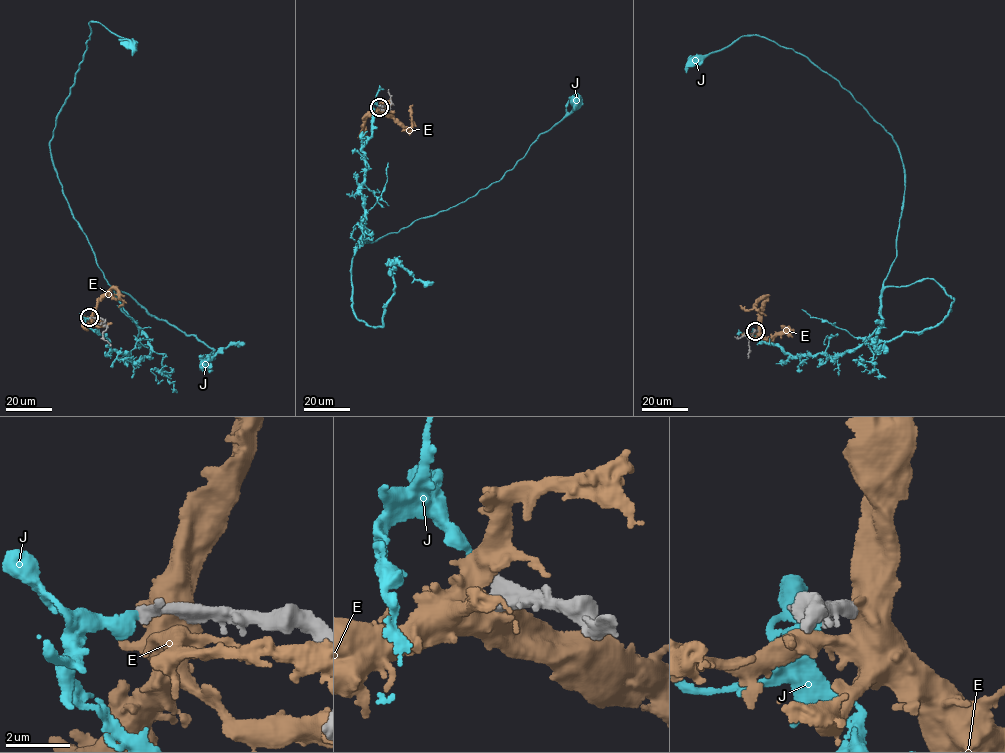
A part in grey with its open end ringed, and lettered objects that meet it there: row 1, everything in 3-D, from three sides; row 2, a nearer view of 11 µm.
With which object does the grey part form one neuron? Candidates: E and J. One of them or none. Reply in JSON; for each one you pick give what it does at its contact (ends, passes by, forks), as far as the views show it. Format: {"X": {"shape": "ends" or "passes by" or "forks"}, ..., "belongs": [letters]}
{"J": {"shape": "ends"}, "belongs": ["J"]}

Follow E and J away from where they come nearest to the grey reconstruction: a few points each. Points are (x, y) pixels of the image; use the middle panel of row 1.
E: (380, 110), (410, 127), (413, 104)
J: (378, 107), (373, 105), (362, 148), (363, 243), (361, 235), (360, 242), (376, 241), (501, 179), (577, 102)

